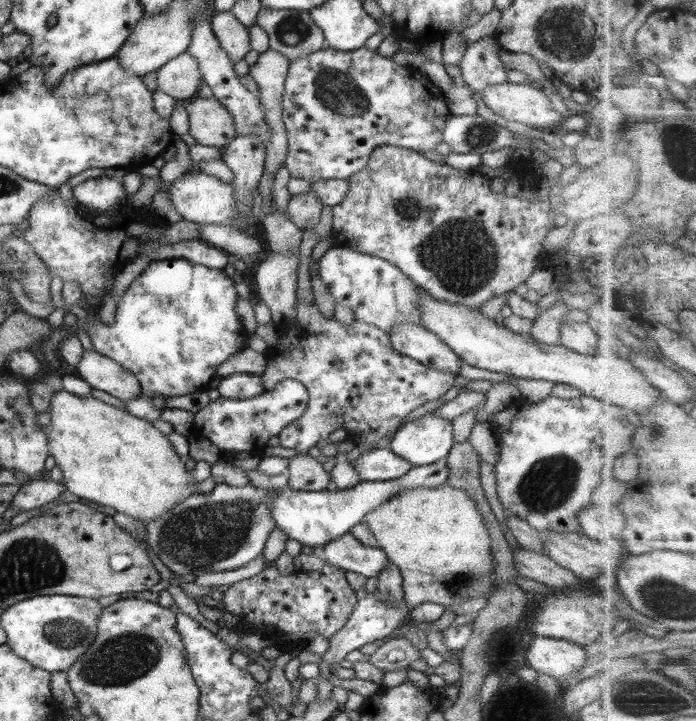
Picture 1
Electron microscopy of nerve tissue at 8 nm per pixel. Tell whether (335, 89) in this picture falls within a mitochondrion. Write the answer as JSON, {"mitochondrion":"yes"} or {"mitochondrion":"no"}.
{"mitochondrion":"yes"}

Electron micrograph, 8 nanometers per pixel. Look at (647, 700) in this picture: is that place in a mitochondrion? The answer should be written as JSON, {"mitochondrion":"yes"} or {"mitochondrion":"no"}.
{"mitochondrion":"yes"}

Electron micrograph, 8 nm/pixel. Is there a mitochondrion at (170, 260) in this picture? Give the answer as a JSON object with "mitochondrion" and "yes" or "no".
{"mitochondrion":"no"}

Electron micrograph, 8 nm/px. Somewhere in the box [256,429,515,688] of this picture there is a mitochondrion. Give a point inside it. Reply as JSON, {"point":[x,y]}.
{"point":[461,584]}

